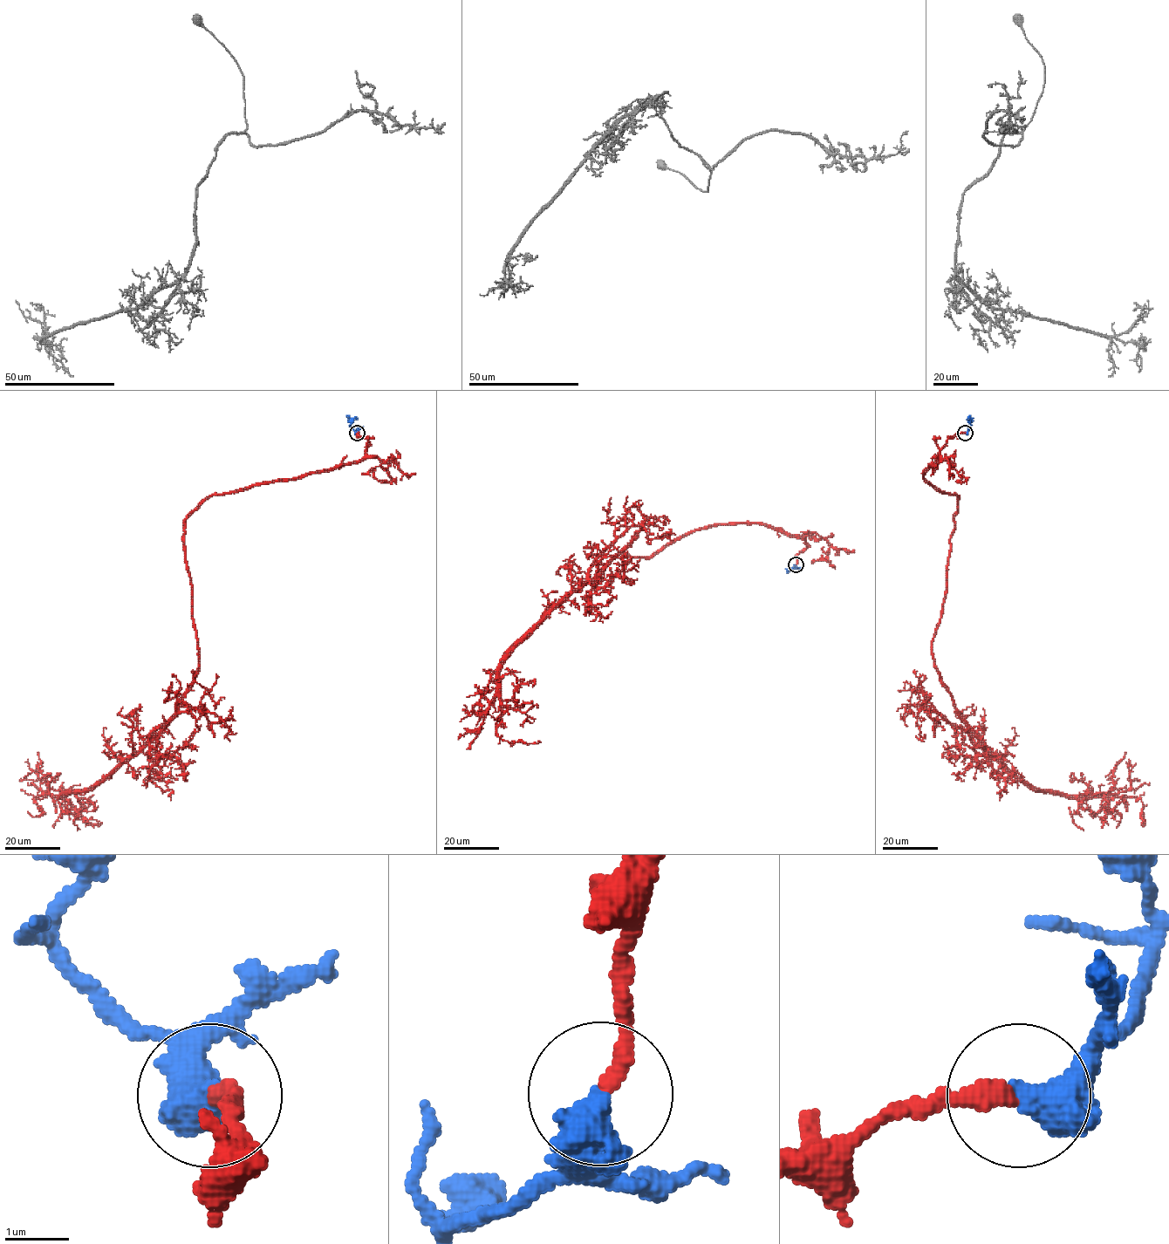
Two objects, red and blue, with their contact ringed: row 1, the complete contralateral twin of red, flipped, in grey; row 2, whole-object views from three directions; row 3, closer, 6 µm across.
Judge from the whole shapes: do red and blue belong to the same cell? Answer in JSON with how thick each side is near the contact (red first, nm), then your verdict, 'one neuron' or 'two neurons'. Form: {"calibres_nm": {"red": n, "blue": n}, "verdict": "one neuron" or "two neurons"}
{"calibres_nm": {"red": 320, "blue": 440}, "verdict": "one neuron"}

